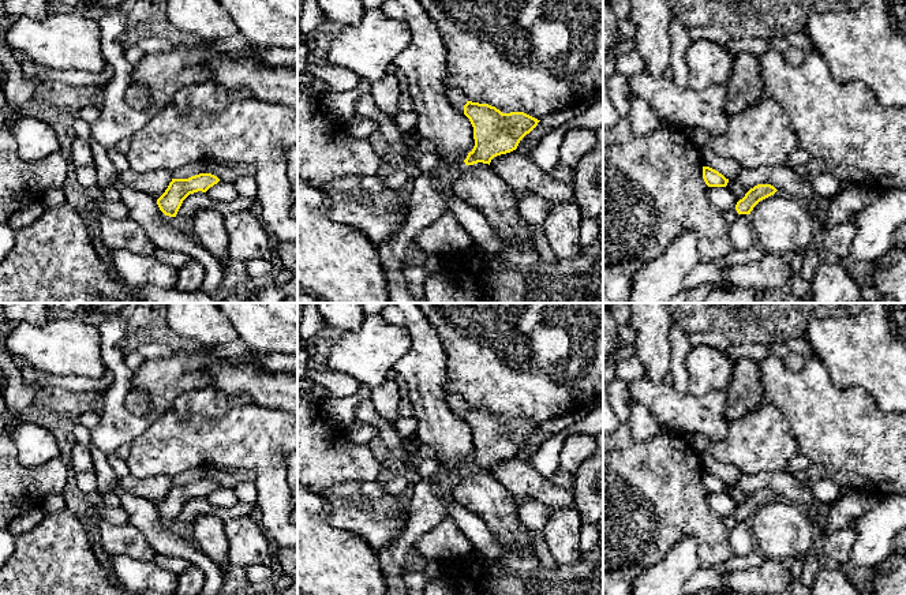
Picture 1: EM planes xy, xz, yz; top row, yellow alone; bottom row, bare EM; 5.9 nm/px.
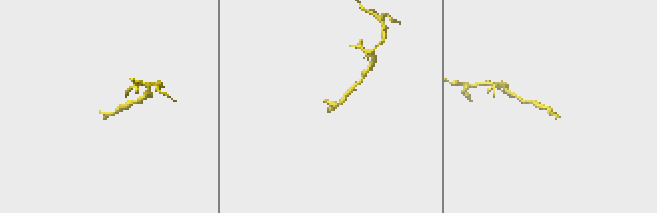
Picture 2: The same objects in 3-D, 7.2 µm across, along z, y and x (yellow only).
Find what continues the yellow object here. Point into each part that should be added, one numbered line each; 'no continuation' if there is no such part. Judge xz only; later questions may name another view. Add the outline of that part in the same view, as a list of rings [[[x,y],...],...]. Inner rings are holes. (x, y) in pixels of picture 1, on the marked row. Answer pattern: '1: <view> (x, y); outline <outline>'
1: xz (427, 195); outline [[[441,158],[437,172],[423,173],[408,188],[408,214],[405,224],[396,237],[378,247],[390,303],[424,303],[415,298],[405,278],[407,251],[420,246],[420,231],[448,212],[448,192],[453,180],[464,169],[464,160],[453,164]]]

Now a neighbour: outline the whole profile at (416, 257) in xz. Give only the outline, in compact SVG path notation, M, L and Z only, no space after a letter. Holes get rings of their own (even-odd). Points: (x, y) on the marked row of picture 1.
M411 247L407 251L407 262L409 267L423 267L428 254L422 247Z

